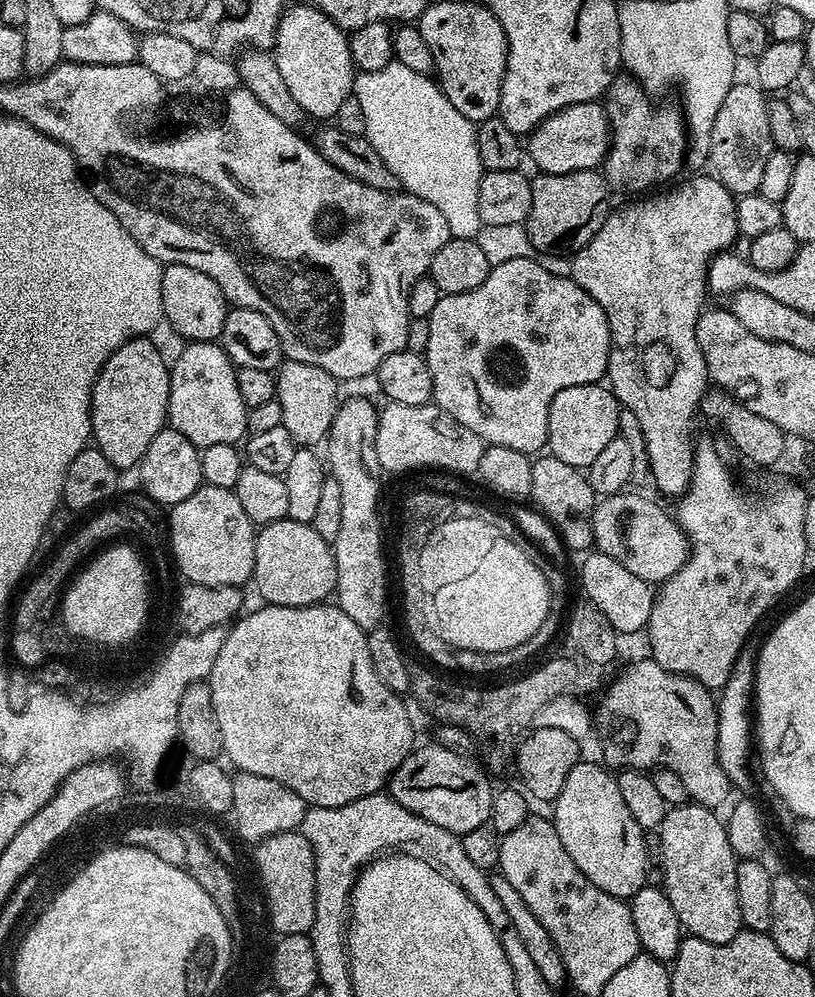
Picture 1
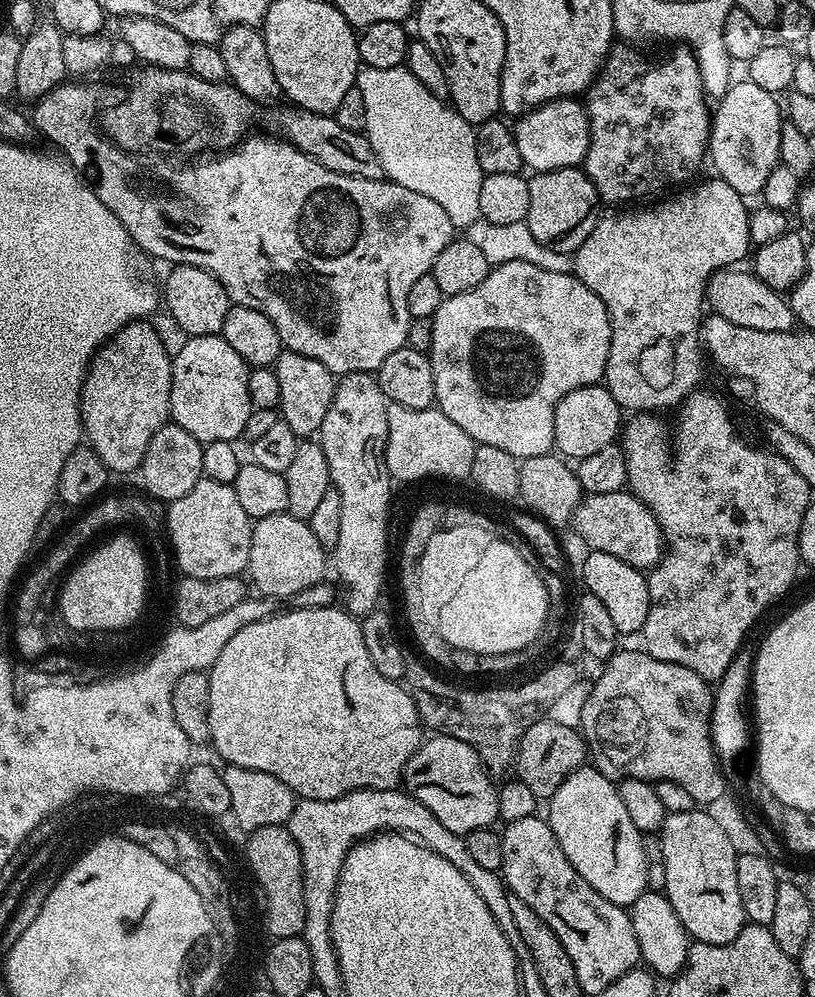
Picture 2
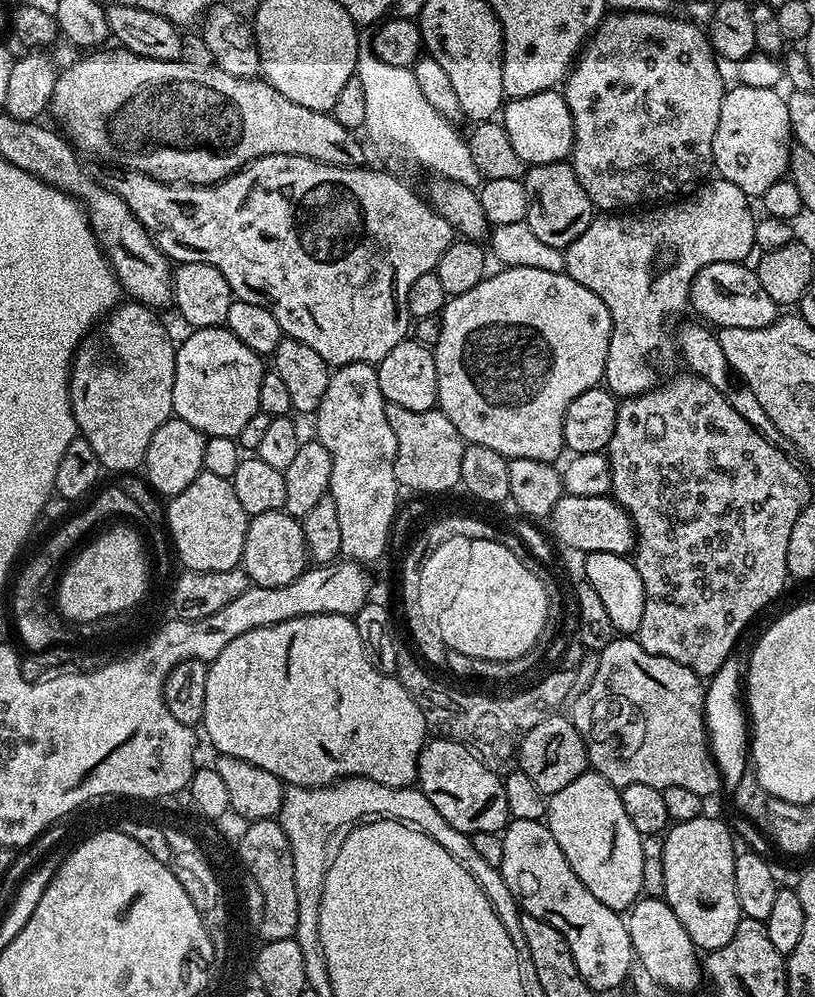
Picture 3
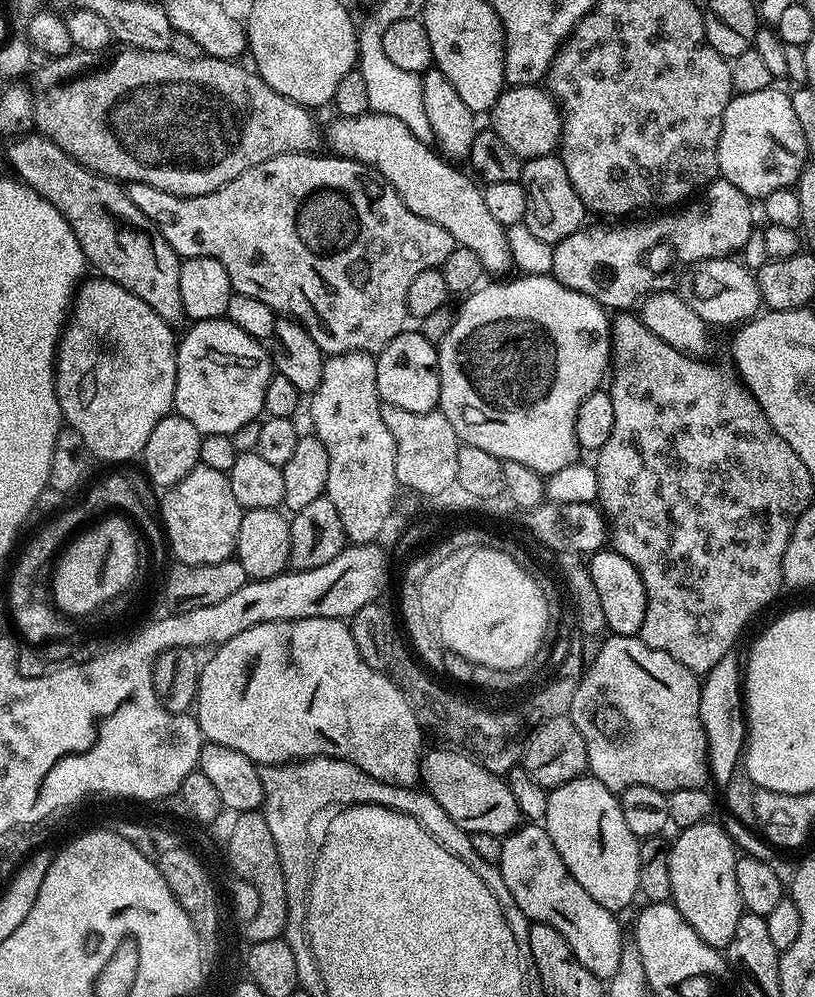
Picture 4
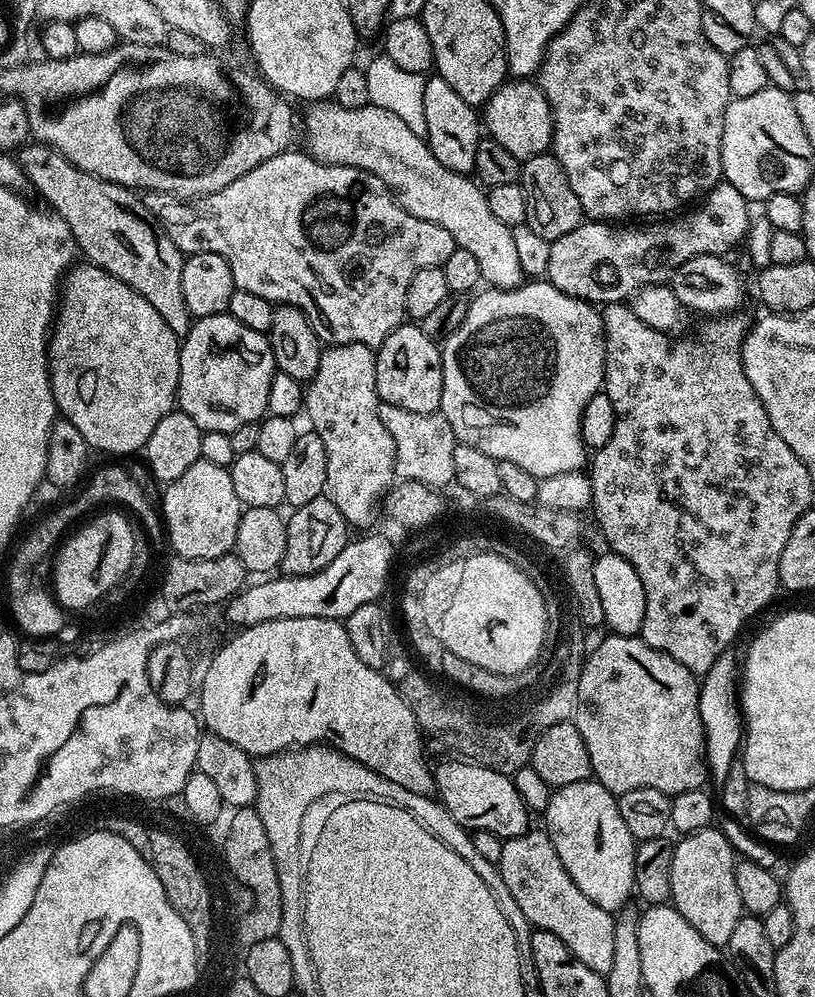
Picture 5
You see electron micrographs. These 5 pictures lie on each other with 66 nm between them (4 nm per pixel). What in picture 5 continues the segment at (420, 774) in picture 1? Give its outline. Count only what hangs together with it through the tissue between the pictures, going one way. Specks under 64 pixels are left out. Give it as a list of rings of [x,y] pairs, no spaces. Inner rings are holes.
[[[459,758],[441,760],[444,761],[434,768],[435,795],[463,828],[493,831],[503,838],[520,836],[529,831],[530,813],[522,802],[511,775],[495,772],[480,764],[470,764]]]

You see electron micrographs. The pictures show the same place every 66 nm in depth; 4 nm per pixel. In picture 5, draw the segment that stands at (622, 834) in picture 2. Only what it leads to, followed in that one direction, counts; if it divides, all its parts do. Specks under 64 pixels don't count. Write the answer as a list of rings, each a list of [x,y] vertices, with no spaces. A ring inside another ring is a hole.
[[[589,778],[582,782],[574,782],[570,786],[562,786],[553,791],[548,808],[542,813],[542,820],[545,820],[546,831],[548,837],[554,842],[554,850],[558,850],[558,858],[562,862],[562,866],[566,870],[566,874],[570,874],[570,878],[574,878],[574,886],[578,886],[578,890],[582,890],[582,894],[586,894],[586,898],[590,898],[590,902],[594,902],[594,906],[602,906],[602,910],[610,913],[617,913],[621,908],[629,903],[628,899],[633,899],[636,883],[634,882],[634,854],[638,841],[630,834],[630,830],[626,830],[626,822],[622,822],[622,814],[617,797],[610,790],[606,790],[606,786],[602,786],[600,781],[595,778]]]

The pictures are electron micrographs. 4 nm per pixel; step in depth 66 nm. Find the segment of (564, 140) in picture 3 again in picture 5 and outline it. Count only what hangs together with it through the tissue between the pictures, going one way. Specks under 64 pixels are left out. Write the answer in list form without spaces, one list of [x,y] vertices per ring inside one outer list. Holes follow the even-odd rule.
[[[512,78],[500,85],[498,91],[488,99],[482,108],[482,124],[491,139],[502,142],[510,154],[514,154],[520,161],[530,156],[543,156],[552,146],[552,108],[539,83],[528,78]]]

